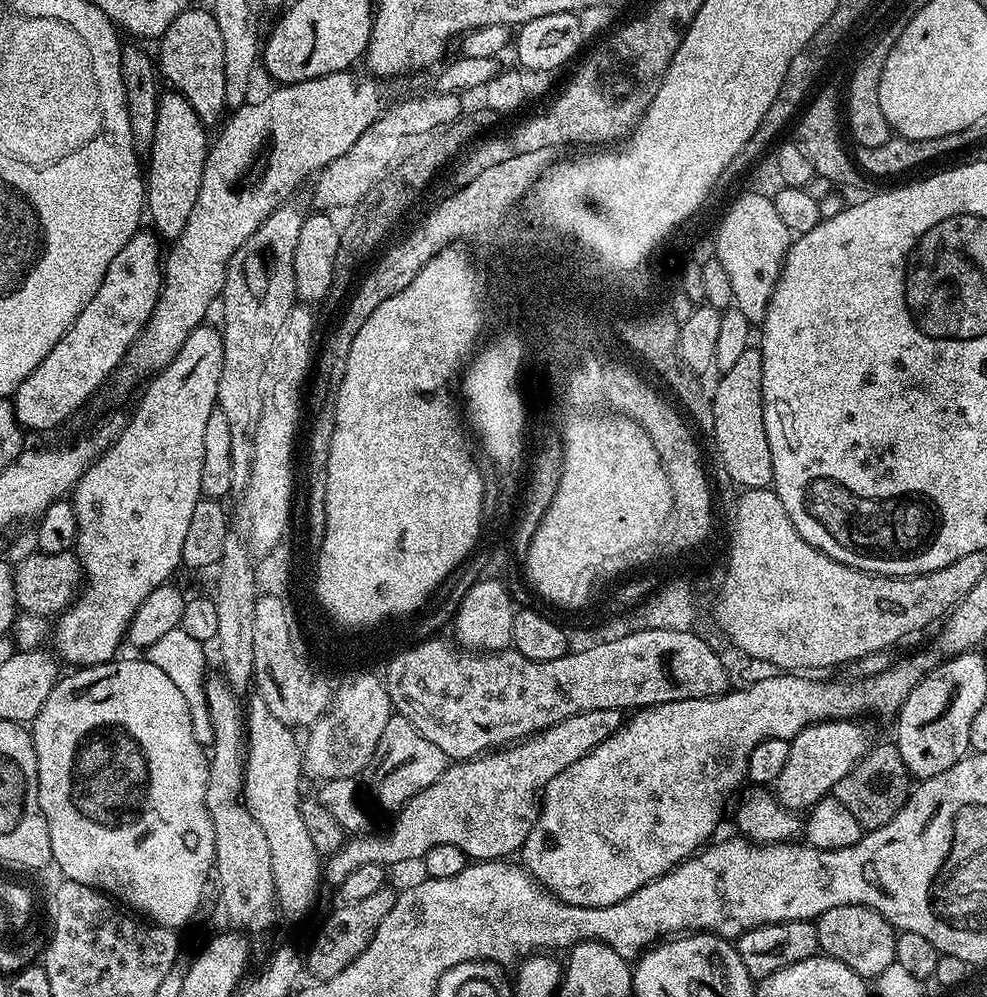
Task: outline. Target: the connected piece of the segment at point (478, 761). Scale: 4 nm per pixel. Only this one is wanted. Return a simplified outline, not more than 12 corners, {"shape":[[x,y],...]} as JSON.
{"shape":[[586,710],[449,763],[395,813],[327,857],[339,886],[363,864],[458,846],[519,853],[544,788],[619,730]]}

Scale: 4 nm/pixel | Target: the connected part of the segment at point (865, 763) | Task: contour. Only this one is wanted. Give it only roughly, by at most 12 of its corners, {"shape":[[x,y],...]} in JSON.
{"shape":[[895,743],[869,747],[834,794],[861,829],[886,826],[914,787]]}

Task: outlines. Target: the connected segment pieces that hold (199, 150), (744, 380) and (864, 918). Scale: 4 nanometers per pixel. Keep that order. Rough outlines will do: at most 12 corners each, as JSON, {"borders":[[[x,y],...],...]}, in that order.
{"borders":[[[171,90],[156,101],[146,216],[161,241],[182,234],[210,136]],[[742,350],[711,393],[710,433],[737,489],[772,483],[762,354]],[[873,908],[818,917],[820,952],[875,981],[896,962],[897,929]]]}

